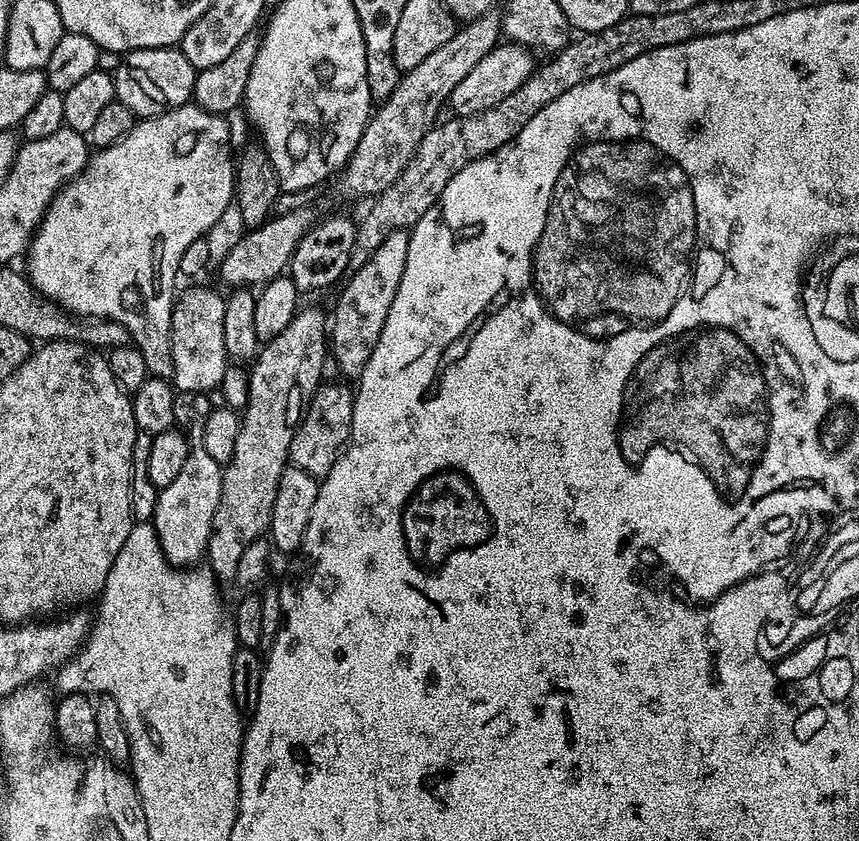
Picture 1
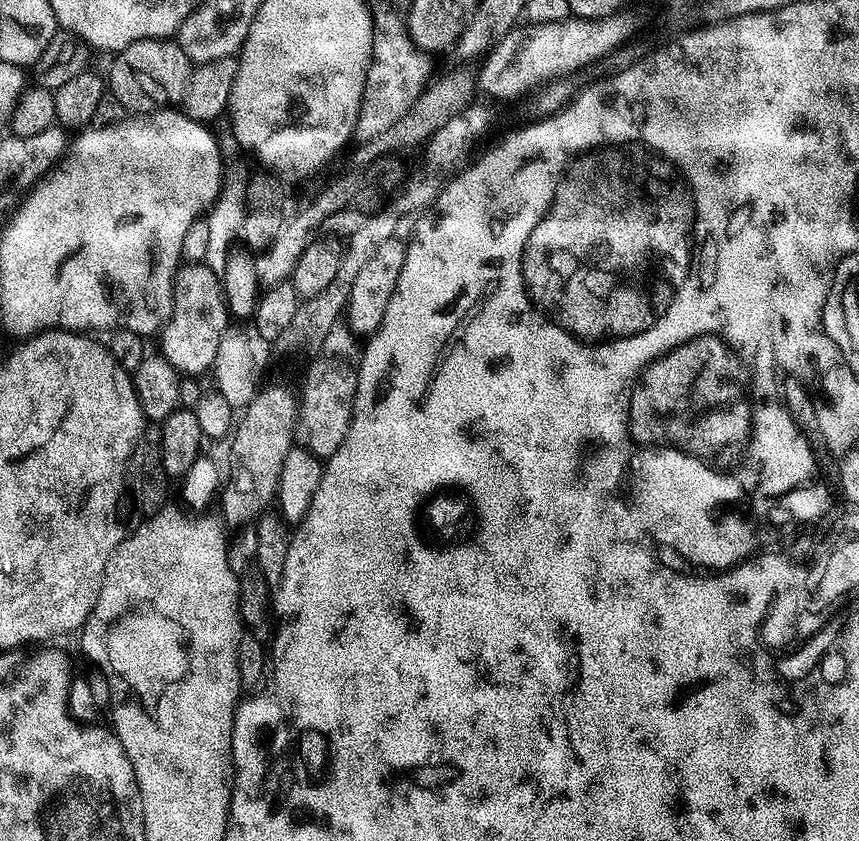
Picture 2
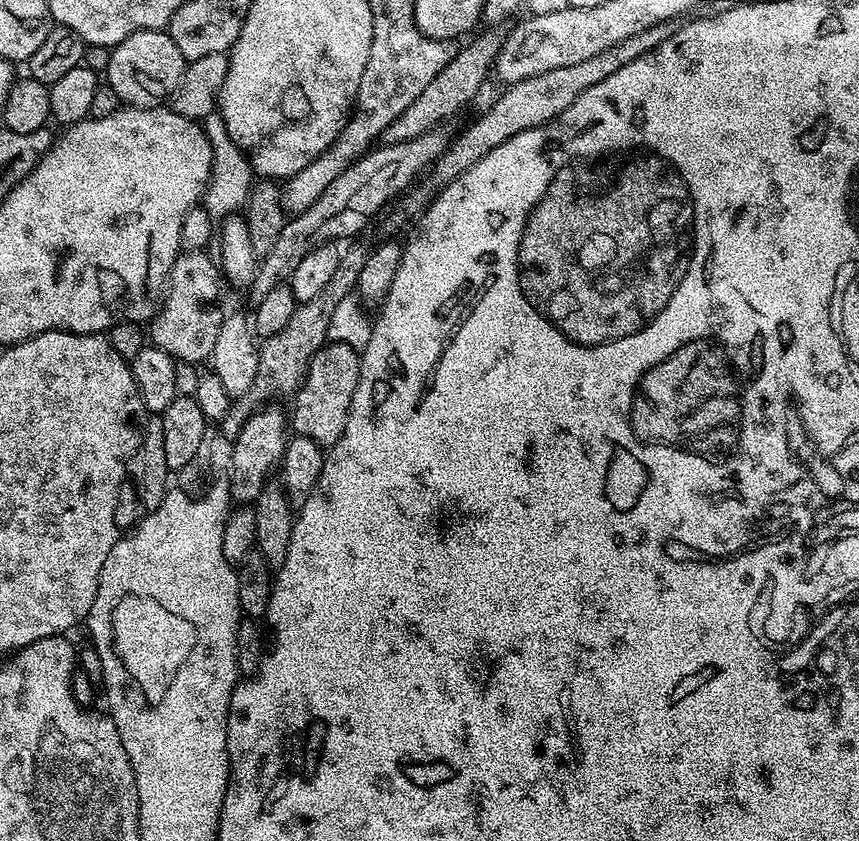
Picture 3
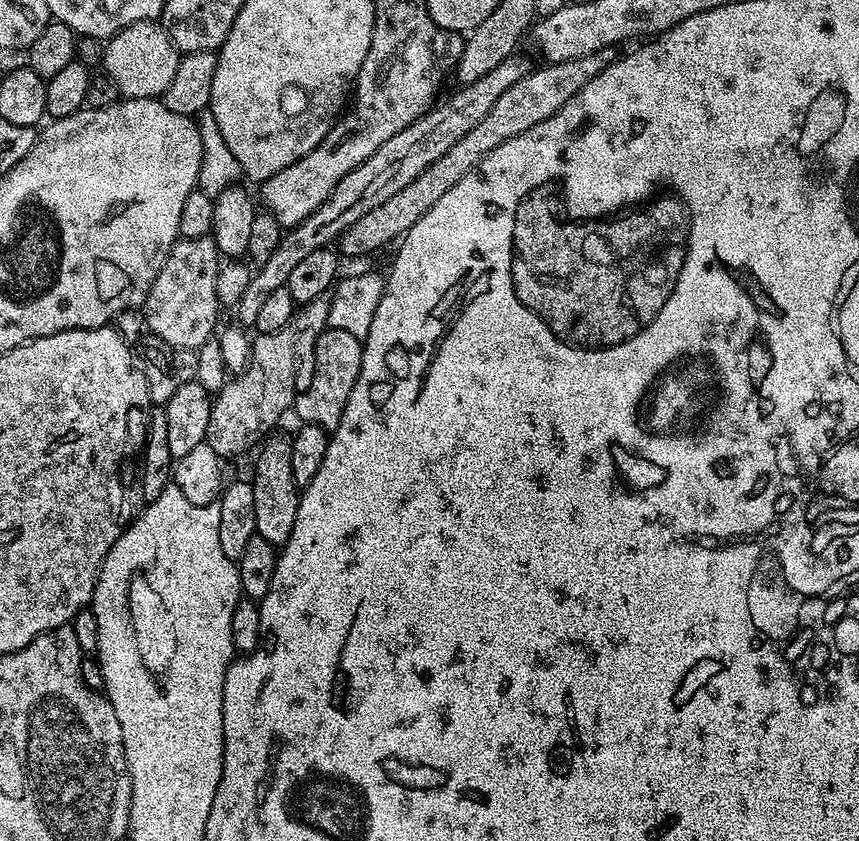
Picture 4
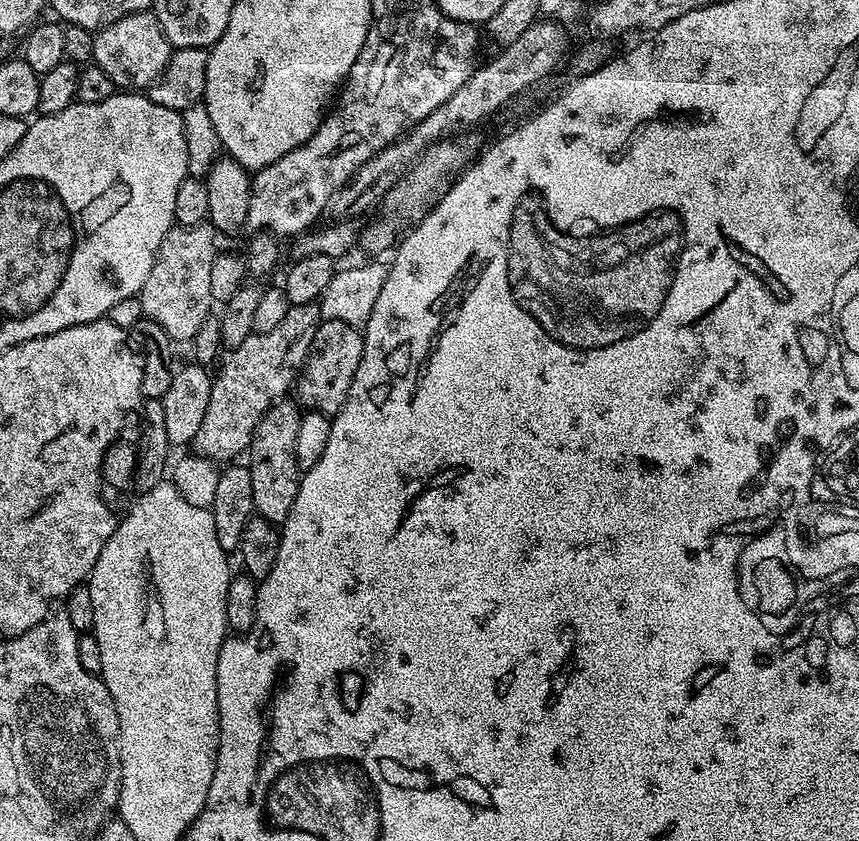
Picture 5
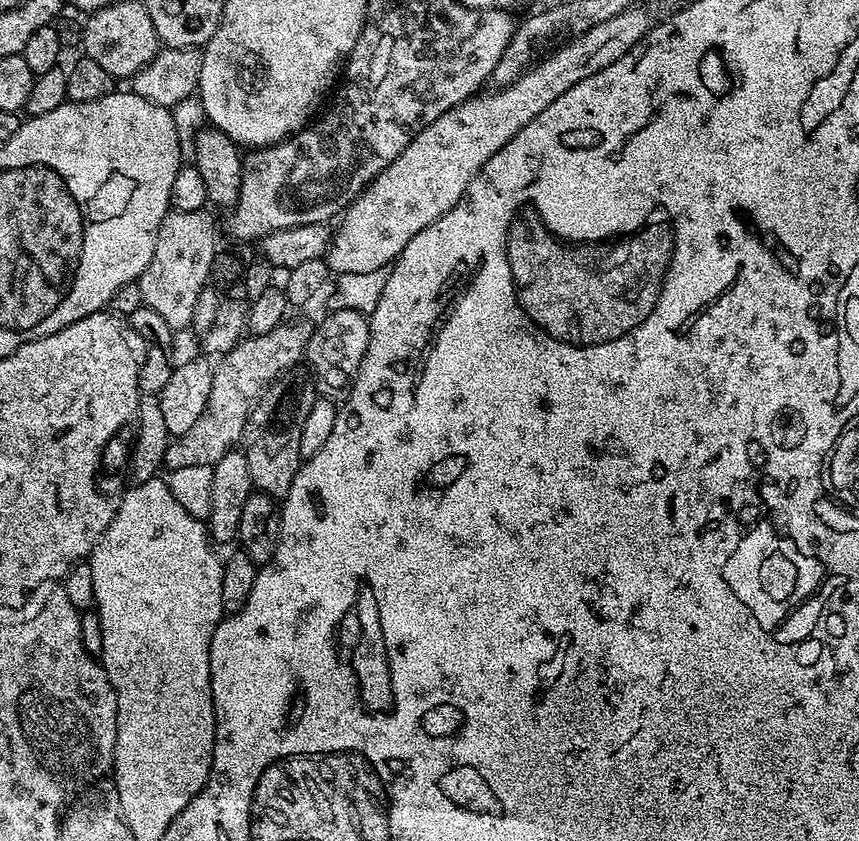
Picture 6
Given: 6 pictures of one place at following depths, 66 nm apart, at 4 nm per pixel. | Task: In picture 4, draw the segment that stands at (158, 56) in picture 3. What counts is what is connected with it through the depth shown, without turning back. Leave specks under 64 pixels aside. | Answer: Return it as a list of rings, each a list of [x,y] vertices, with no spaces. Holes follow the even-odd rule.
[[[143,20],[126,26],[118,34],[109,36],[103,48],[103,71],[116,83],[117,93],[130,100],[155,100],[163,97],[164,91],[174,80],[174,70],[178,70],[181,57],[163,23],[156,20]]]

